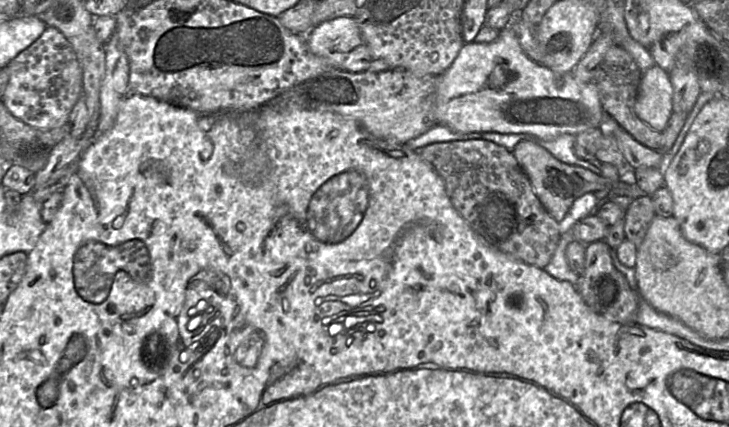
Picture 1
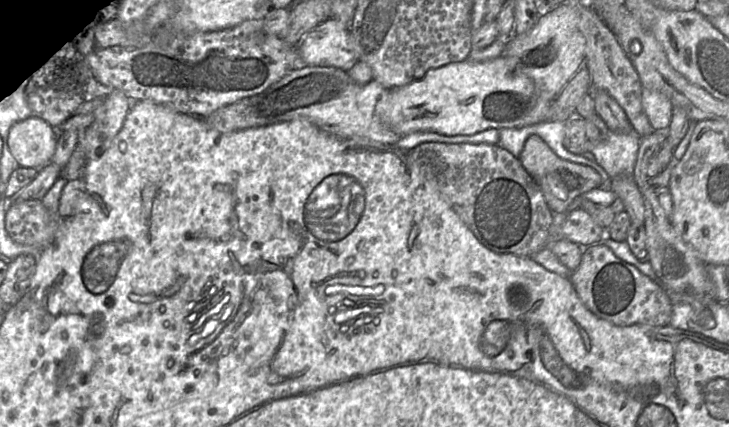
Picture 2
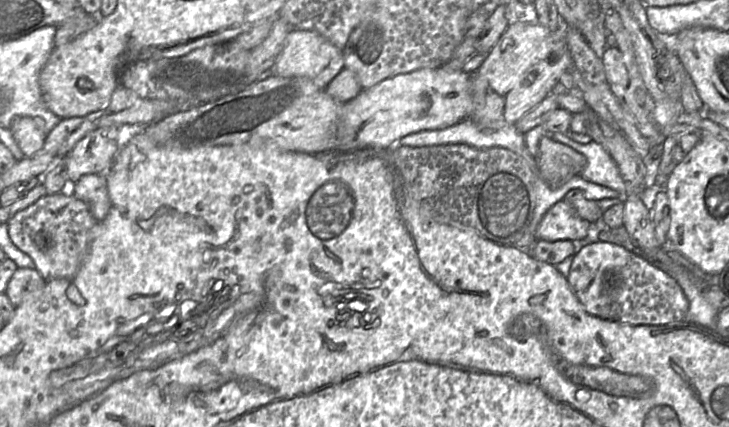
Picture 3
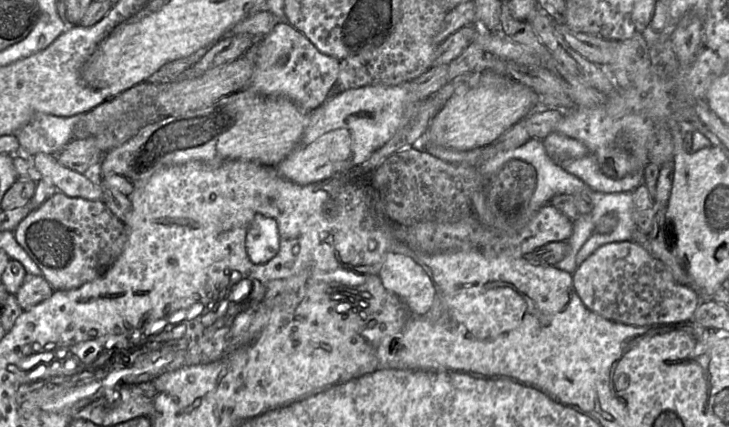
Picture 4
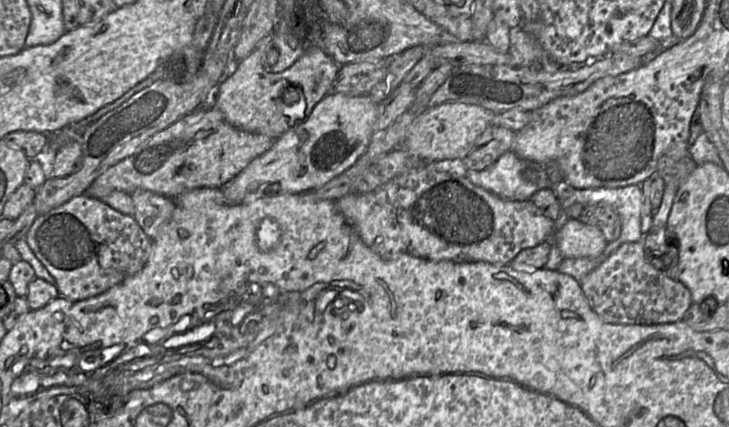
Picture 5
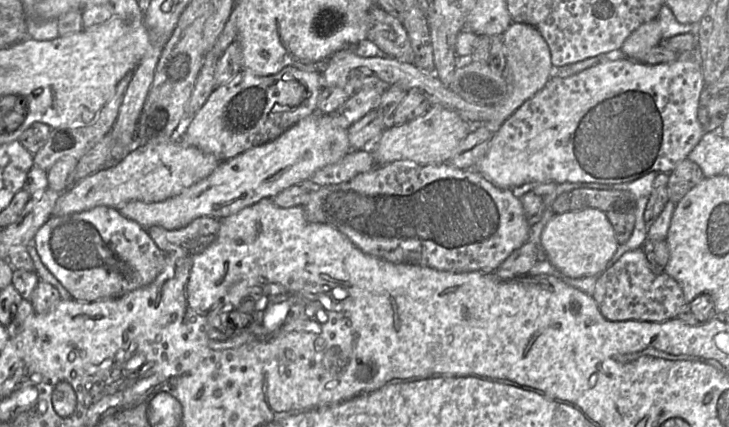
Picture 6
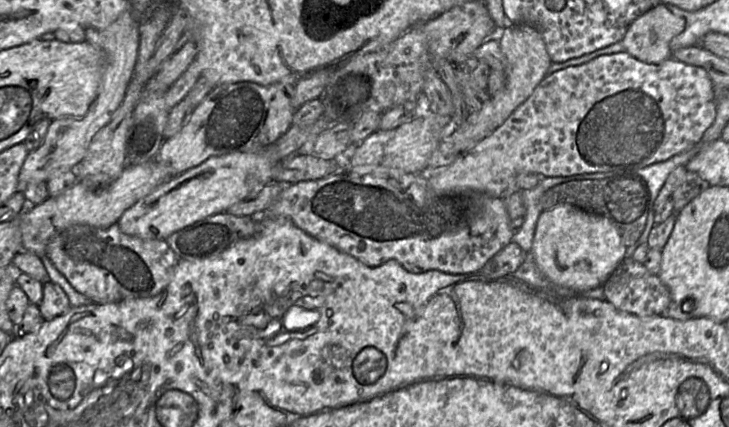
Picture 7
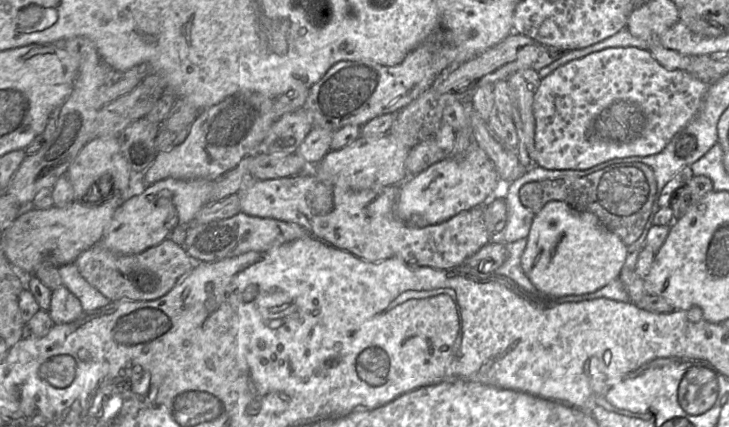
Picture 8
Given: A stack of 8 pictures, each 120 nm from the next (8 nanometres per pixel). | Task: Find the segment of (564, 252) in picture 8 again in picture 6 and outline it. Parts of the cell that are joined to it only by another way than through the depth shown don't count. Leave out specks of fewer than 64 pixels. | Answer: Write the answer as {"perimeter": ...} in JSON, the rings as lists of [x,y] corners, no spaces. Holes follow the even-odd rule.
{"perimeter":[[[597,209],[558,213],[543,228],[541,245],[547,260],[563,274],[572,278],[600,276],[609,265],[619,243],[611,223]]]}

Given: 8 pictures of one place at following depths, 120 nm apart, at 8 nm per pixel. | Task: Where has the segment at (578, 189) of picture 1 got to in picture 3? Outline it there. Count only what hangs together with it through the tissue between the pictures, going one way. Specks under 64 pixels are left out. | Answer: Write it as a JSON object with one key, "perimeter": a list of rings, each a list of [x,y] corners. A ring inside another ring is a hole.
{"perimeter":[[[548,137],[540,140],[536,161],[541,178],[552,188],[580,175],[587,163],[582,154]]]}

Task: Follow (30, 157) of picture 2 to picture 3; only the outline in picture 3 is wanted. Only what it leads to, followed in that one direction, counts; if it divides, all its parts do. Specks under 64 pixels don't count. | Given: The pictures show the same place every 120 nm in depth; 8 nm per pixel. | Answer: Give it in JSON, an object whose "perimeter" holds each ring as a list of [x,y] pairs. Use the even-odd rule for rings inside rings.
{"perimeter":[[[26,116],[15,117],[10,131],[25,157],[31,157],[40,151],[47,136],[33,118]]]}

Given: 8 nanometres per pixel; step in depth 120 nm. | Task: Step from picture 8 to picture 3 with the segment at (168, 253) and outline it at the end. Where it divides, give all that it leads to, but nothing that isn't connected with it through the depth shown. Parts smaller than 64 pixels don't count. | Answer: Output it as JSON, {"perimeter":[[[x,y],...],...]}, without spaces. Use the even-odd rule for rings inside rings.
{"perimeter":[[[66,190],[40,198],[16,213],[7,225],[10,240],[32,258],[36,270],[47,281],[76,275],[88,252],[91,231],[98,223],[89,206]]]}

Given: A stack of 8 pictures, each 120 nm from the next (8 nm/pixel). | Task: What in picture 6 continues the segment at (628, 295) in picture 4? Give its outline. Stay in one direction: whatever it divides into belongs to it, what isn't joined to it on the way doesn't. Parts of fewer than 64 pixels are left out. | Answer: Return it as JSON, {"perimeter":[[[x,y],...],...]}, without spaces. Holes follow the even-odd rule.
{"perimeter":[[[642,248],[625,252],[616,263],[609,266],[598,277],[592,297],[601,314],[610,321],[662,322],[677,318],[686,304],[679,283],[665,272],[655,273]]]}

